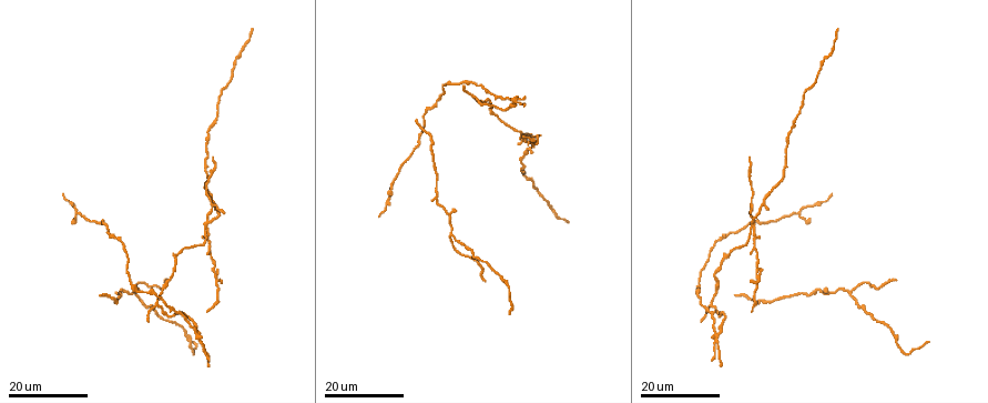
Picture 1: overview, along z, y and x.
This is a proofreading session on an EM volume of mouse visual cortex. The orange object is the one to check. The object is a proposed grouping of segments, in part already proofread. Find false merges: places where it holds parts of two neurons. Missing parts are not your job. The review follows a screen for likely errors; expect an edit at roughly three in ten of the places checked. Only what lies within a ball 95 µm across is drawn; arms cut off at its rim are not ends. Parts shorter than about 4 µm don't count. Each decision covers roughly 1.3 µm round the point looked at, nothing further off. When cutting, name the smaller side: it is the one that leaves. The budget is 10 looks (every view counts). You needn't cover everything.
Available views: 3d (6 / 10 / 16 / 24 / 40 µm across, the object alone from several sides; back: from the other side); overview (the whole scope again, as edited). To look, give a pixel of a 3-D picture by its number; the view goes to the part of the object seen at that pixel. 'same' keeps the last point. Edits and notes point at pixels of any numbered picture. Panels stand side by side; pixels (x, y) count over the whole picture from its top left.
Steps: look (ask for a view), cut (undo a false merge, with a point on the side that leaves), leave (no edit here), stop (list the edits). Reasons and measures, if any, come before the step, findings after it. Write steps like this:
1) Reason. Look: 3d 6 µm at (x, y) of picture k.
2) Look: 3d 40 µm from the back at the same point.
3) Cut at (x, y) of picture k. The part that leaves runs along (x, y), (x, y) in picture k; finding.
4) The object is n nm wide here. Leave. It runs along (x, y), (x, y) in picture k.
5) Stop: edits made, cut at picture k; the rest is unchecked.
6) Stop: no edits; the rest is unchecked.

A fork. Look: 3d 24 µm at (474, 96) of picture 1.

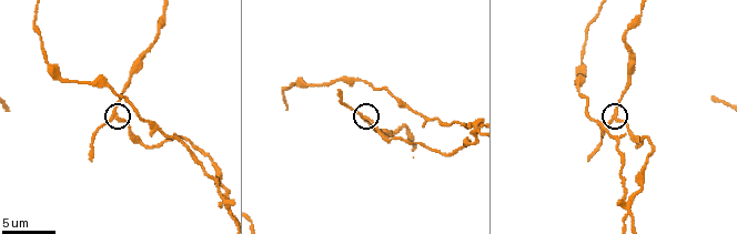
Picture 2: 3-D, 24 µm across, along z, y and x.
Zoom in. Look: 3d 10 µm at (615, 112) of picture 2.

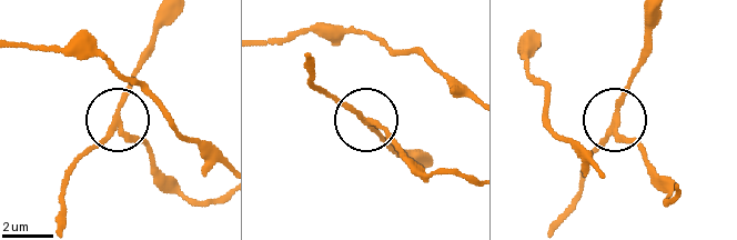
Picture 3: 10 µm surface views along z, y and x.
3 arms meet here. Cut at (144, 141) of picture 3. The part that leaves runs along (120, 120), (184, 194), (197, 200), (222, 198) in picture 3; two neurons meet here.

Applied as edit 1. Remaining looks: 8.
Look: overview.

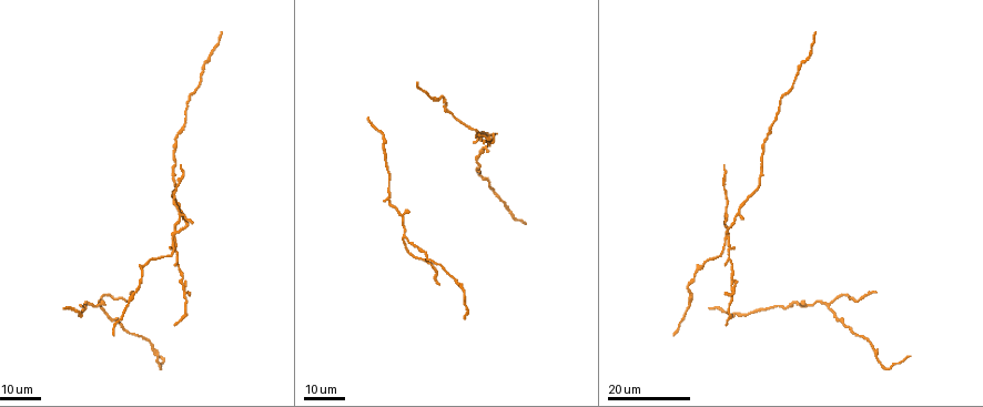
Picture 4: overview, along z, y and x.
Sudden change in width. Look: 3d 16 µm at (385, 140) of picture 4.

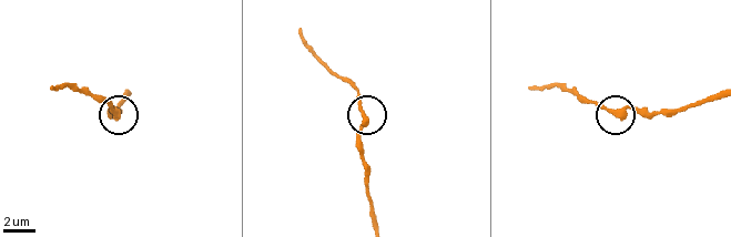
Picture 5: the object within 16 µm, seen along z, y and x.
Closer look. Look: 3d 6 µm at (620, 111) of picture 5.

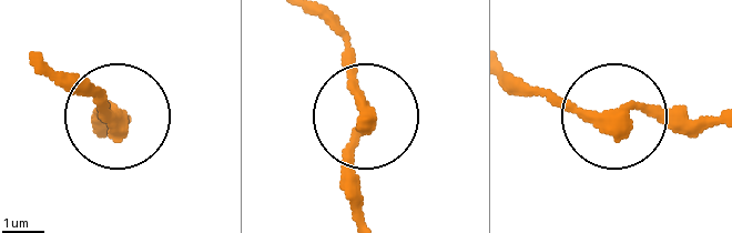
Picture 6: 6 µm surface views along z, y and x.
Leave. All the same neuron.

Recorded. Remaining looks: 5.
Three-way junction. Look: 3d 16 µm at (827, 307) of picture 4.

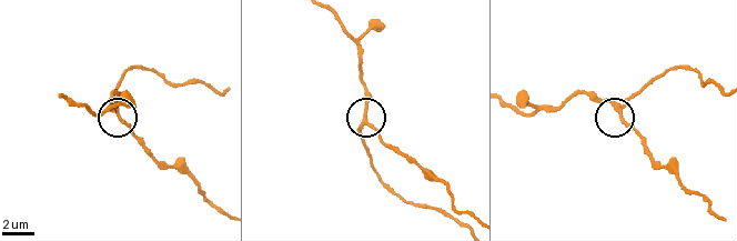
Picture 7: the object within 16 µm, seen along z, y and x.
Look: 3d 10 µm at (364, 125) of picture 7.

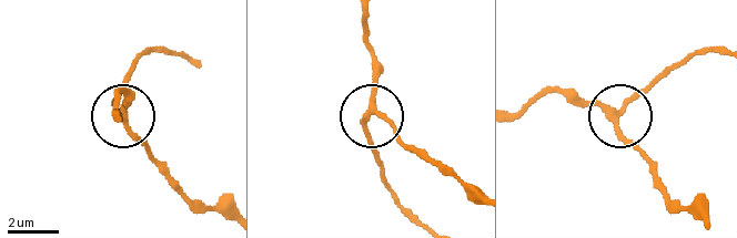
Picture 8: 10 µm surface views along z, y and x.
The object is 220 nm wide here. Leave. It runs along (361, 13), (374, 64), (367, 134), (381, 164) in picture 8; one neuron here.

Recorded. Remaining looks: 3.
Branch point. Look: 3d 16 µm at (727, 237) of picture 4.

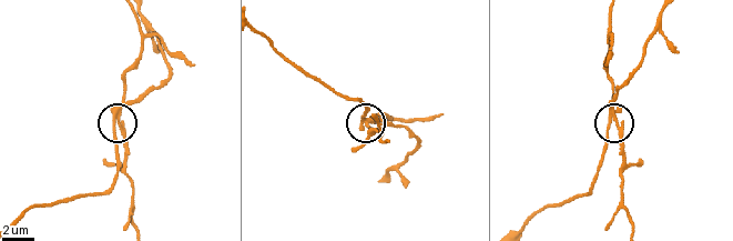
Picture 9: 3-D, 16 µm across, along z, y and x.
Look: 3d 10 µm at (362, 118) of picture 9.

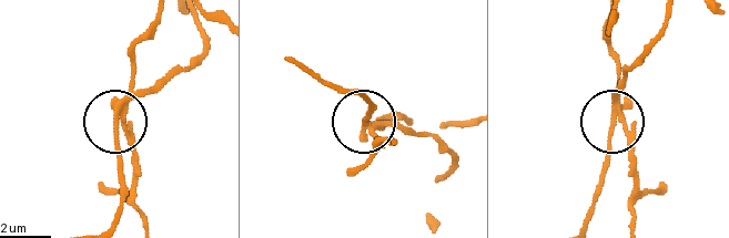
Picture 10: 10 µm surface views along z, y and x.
3 arms meet here. Cut at (131, 141) of picture 10. The part that leaves runs along (123, 103), (142, 221) in picture 10; a second neuron is stuck on.

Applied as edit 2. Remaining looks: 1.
Stop: edits made, cut at picture 3, cut at picture 10; the rest is unchecked.

